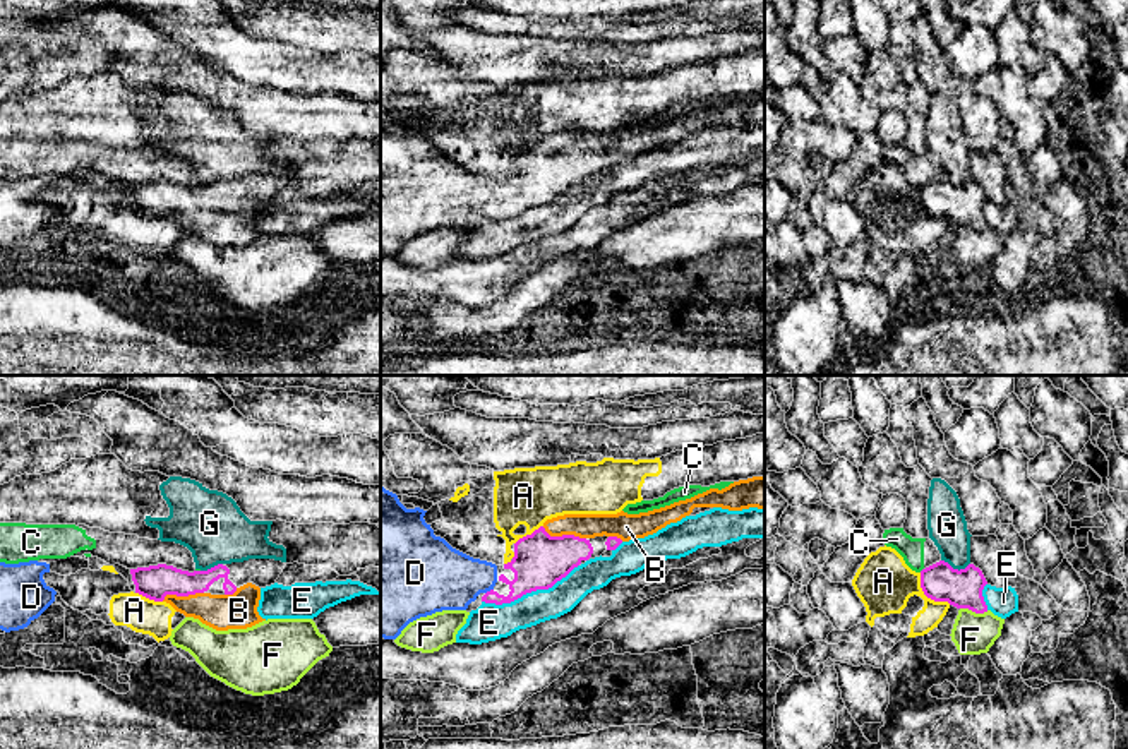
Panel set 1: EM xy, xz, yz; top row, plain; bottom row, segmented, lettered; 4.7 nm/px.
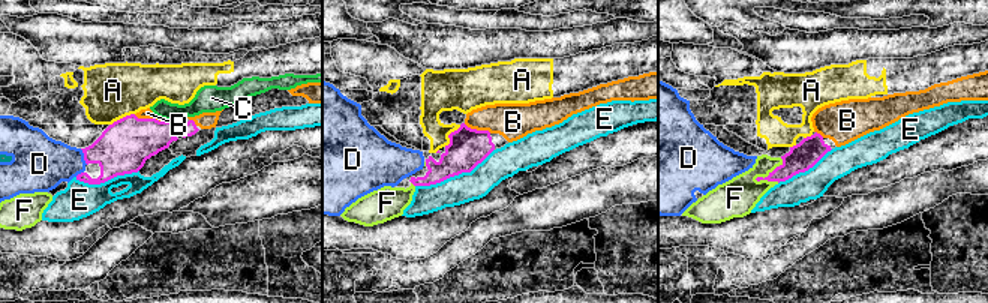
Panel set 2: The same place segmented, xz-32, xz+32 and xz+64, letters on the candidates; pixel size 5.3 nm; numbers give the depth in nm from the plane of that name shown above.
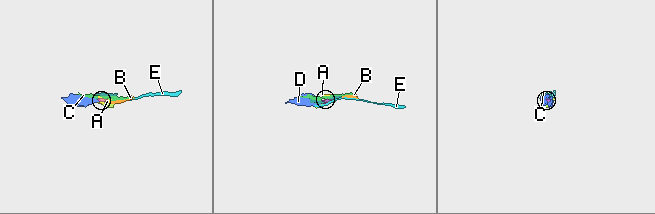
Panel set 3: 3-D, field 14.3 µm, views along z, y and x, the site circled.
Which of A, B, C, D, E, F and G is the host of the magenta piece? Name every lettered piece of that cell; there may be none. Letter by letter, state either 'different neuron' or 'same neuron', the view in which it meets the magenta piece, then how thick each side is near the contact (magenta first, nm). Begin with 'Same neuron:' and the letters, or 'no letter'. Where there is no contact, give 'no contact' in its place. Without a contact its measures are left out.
Same neuron: B, D
A: different neuron | yz | 180/260 nm
B: same neuron | xz | 240/110 nm
C: different neuron | xy | 160/20 nm
D: same neuron | xz | 240/300 nm
E: different neuron | xz | 240/170 nm
F: different neuron | yz | 180/190 nm
G: different neuron | yz | 180/180 nm

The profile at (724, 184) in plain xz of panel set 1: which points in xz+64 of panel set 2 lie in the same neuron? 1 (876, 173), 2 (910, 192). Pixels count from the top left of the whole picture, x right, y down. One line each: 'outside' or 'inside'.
1: inside
2: outside

